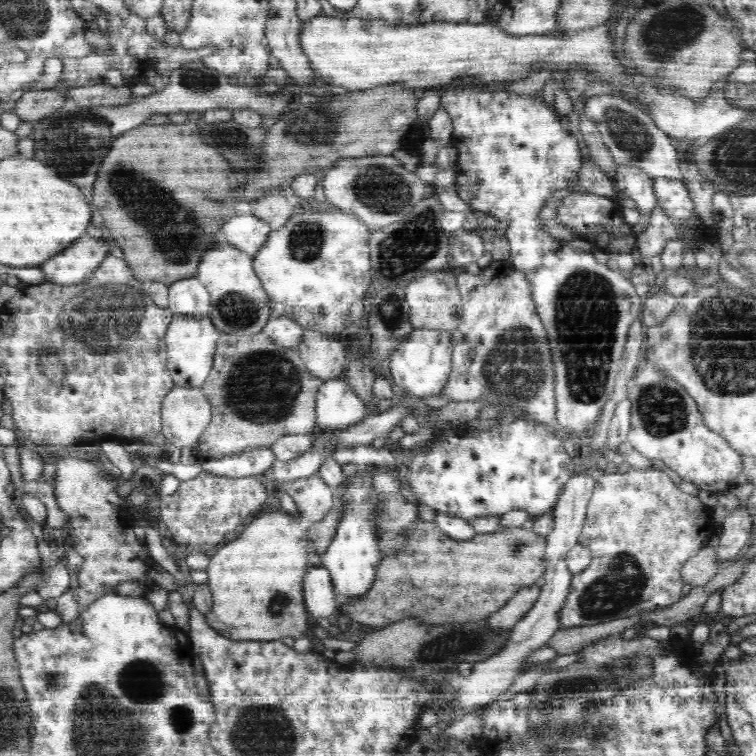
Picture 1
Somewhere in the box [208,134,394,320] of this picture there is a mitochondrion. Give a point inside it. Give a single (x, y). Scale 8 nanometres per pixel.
(305, 242)

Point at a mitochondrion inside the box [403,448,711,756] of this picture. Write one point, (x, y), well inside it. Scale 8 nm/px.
(621, 585)

